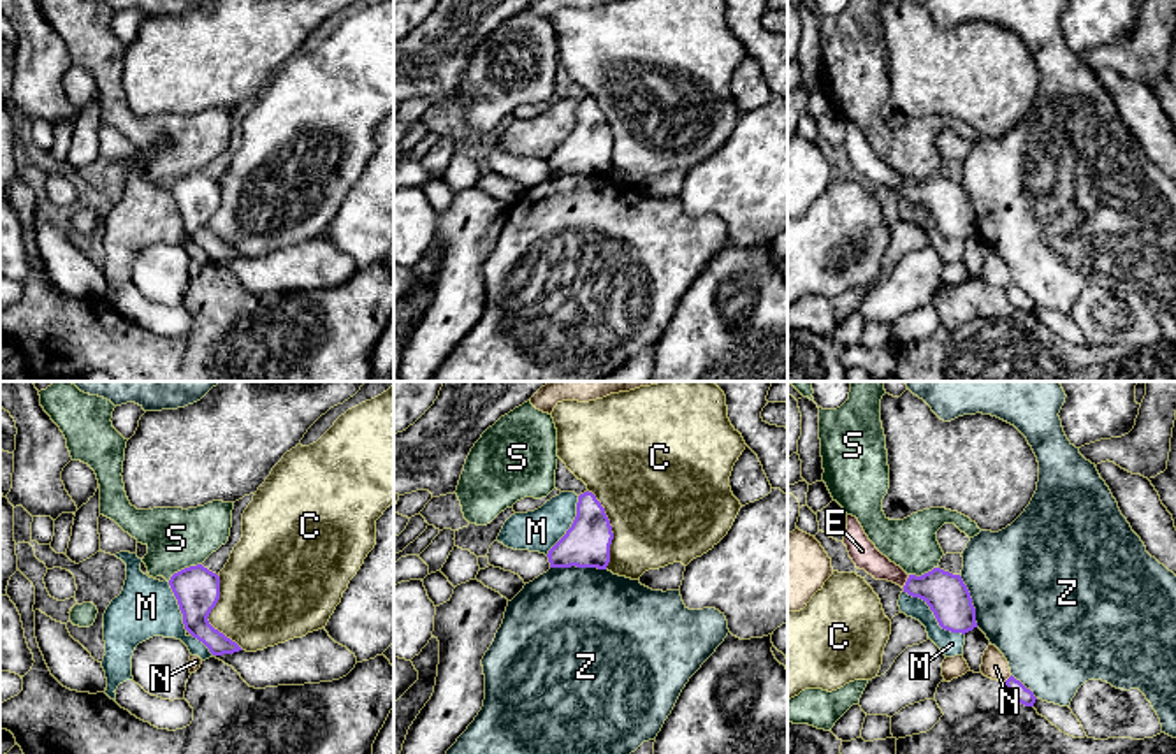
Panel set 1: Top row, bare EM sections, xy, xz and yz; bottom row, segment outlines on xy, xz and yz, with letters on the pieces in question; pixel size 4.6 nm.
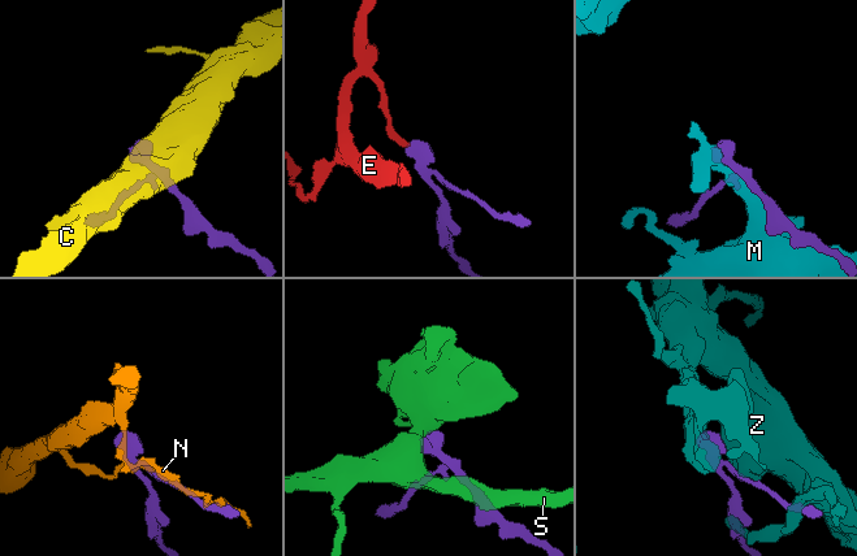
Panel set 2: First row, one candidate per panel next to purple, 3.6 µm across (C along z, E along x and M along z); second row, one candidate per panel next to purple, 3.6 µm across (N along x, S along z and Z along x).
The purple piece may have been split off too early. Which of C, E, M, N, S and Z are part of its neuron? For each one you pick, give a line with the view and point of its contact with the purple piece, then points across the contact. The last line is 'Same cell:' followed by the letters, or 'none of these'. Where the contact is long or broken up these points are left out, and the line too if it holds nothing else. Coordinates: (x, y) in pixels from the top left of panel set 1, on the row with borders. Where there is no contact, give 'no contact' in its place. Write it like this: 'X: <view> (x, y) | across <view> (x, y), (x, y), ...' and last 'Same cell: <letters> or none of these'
E: yz (906, 582) | across yz (946, 594), (937, 587), (906, 582), (876, 565), (862, 550)
Same cell: E

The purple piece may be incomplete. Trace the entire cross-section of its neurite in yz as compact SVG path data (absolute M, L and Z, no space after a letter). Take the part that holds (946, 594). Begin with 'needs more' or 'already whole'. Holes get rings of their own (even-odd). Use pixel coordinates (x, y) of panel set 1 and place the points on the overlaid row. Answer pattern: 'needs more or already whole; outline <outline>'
needs more; outline M847 515L847 529L842 541L856 568L865 569L875 580L893 582L909 596L923 599L942 629L965 634L977 627L976 608L960 575L940 568L933 568L921 576L907 575L875 548L853 515Z

